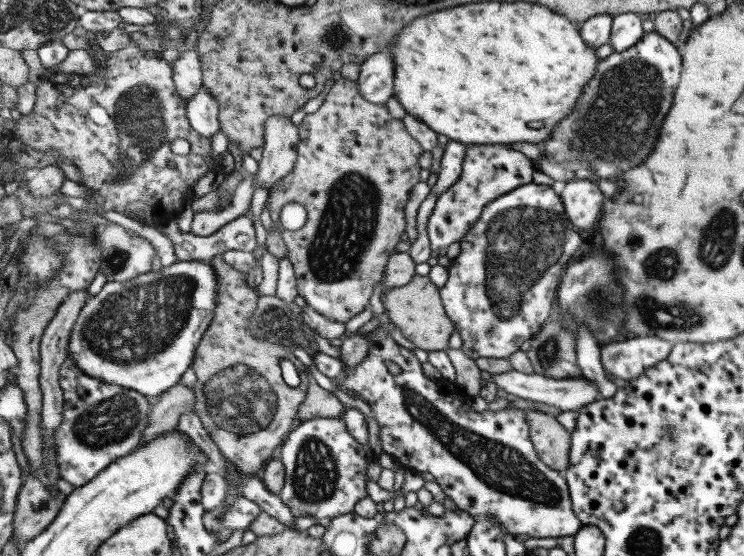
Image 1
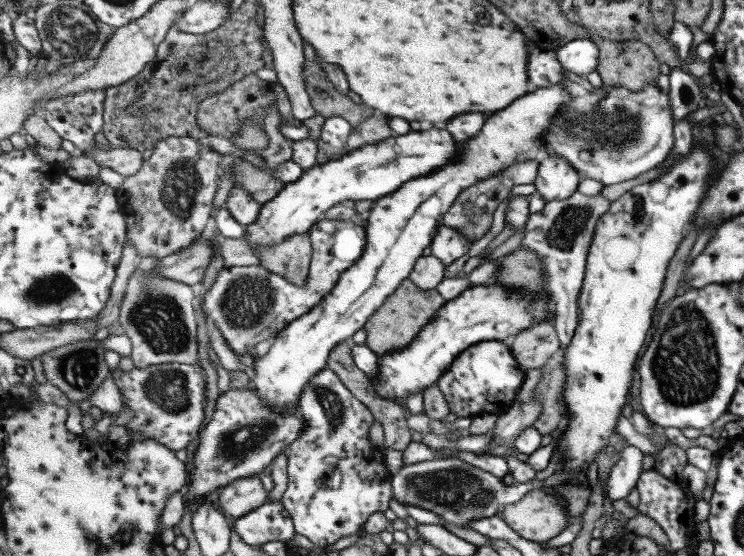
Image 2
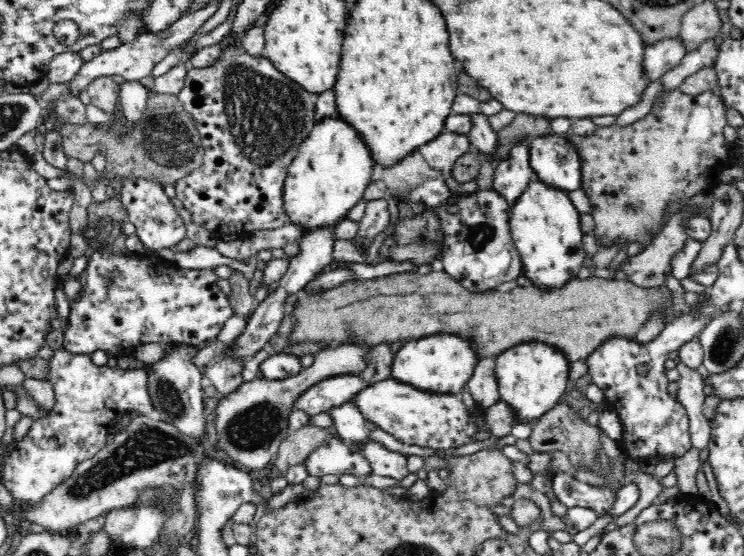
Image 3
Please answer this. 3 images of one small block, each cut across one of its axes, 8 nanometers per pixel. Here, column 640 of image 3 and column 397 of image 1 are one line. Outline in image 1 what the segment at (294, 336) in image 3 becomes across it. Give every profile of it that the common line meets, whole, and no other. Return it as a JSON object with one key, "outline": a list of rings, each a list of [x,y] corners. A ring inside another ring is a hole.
{"outline":[[[417,274],[409,284],[383,293],[381,299],[388,316],[417,348],[426,352],[446,351],[449,348],[449,338],[455,332],[456,326],[443,304],[441,288],[430,276]]]}

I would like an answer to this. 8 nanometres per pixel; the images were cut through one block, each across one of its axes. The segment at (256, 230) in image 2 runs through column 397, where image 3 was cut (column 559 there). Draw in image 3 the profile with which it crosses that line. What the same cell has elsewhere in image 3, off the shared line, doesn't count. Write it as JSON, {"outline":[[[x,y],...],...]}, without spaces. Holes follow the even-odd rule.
{"outline":[[[564,136],[537,137],[528,142],[529,162],[544,186],[565,192],[580,189],[581,161]]]}

